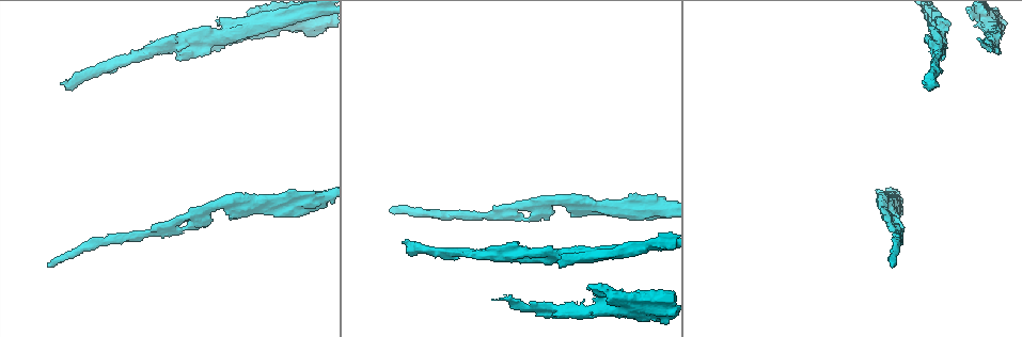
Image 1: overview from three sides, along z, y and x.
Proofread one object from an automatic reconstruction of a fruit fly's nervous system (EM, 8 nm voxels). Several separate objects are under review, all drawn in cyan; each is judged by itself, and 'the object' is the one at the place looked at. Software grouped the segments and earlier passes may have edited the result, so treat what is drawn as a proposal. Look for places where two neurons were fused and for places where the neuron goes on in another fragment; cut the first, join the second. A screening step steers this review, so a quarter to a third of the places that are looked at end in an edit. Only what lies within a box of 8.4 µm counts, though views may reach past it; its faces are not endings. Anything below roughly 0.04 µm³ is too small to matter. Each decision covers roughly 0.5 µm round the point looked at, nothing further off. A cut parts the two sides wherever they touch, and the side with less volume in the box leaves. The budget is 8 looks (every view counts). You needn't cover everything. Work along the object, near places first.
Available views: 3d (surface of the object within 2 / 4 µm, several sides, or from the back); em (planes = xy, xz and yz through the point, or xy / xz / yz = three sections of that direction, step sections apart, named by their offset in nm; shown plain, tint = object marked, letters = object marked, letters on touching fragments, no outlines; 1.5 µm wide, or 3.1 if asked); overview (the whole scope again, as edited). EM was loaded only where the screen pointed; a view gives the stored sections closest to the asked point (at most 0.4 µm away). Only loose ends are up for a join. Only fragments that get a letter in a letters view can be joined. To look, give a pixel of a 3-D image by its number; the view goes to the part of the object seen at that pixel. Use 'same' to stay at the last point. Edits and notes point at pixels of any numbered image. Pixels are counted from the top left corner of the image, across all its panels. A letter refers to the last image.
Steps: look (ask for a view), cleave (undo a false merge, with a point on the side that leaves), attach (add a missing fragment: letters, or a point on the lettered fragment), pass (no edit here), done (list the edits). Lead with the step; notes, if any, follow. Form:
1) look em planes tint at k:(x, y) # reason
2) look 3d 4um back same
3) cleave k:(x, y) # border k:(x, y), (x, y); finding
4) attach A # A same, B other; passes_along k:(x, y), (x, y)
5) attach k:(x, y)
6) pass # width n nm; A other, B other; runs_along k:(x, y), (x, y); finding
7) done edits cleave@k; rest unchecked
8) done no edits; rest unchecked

look em planes tint at 1:(924, 84) # end of a long branch

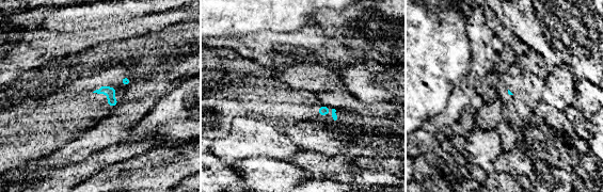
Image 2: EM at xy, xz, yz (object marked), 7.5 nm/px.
look em planes letters same # see the neighbours

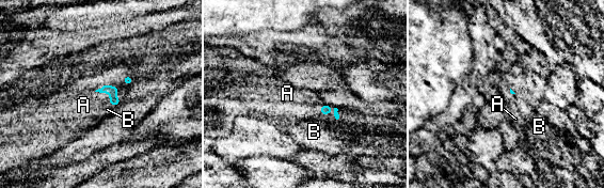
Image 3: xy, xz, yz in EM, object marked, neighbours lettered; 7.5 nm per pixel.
attach B # A other, B same; passes_along 3:(326, 109), (330, 108), (314, 131); it goes on there

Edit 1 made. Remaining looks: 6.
look em xy step 8 letters at 1:(999, 52) # an open end

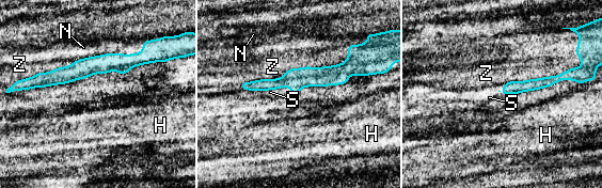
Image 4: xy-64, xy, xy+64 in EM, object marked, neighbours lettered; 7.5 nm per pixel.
look em planes letters same # cut it another way

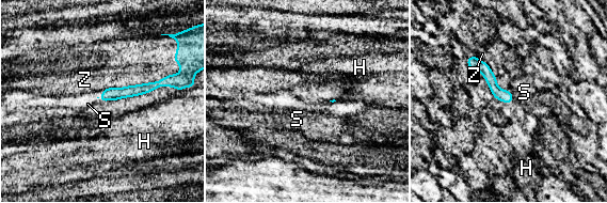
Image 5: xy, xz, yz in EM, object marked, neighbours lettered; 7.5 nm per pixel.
attach Z # H other, S other, Z same; the neuron continues

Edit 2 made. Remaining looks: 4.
look overview

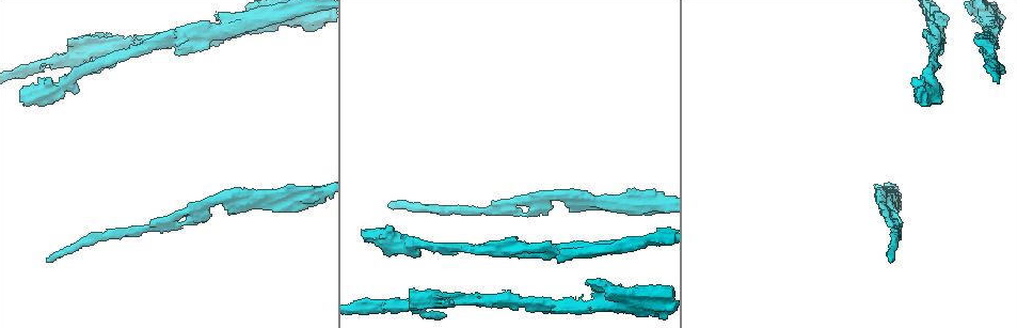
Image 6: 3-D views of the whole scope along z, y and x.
look 3d 2um at 6:(183, 225) # free end

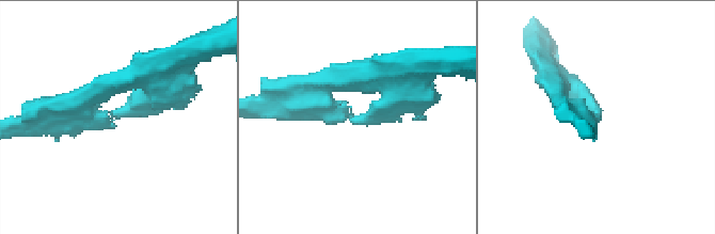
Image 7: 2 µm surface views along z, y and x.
look em planes letters at 7:(601, 113) # need the tissue

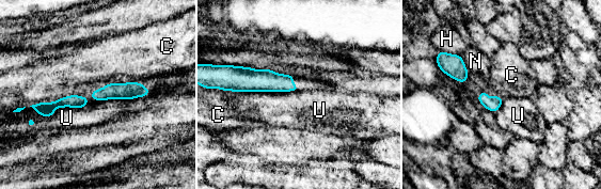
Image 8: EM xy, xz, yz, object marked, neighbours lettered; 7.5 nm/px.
pass # C other, H other, N other, U other; runs_along 8:(145, 91), (109, 91), (94, 95); none of them fits

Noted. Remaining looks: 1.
done edits attach@3, attach@5; rest unchecked

